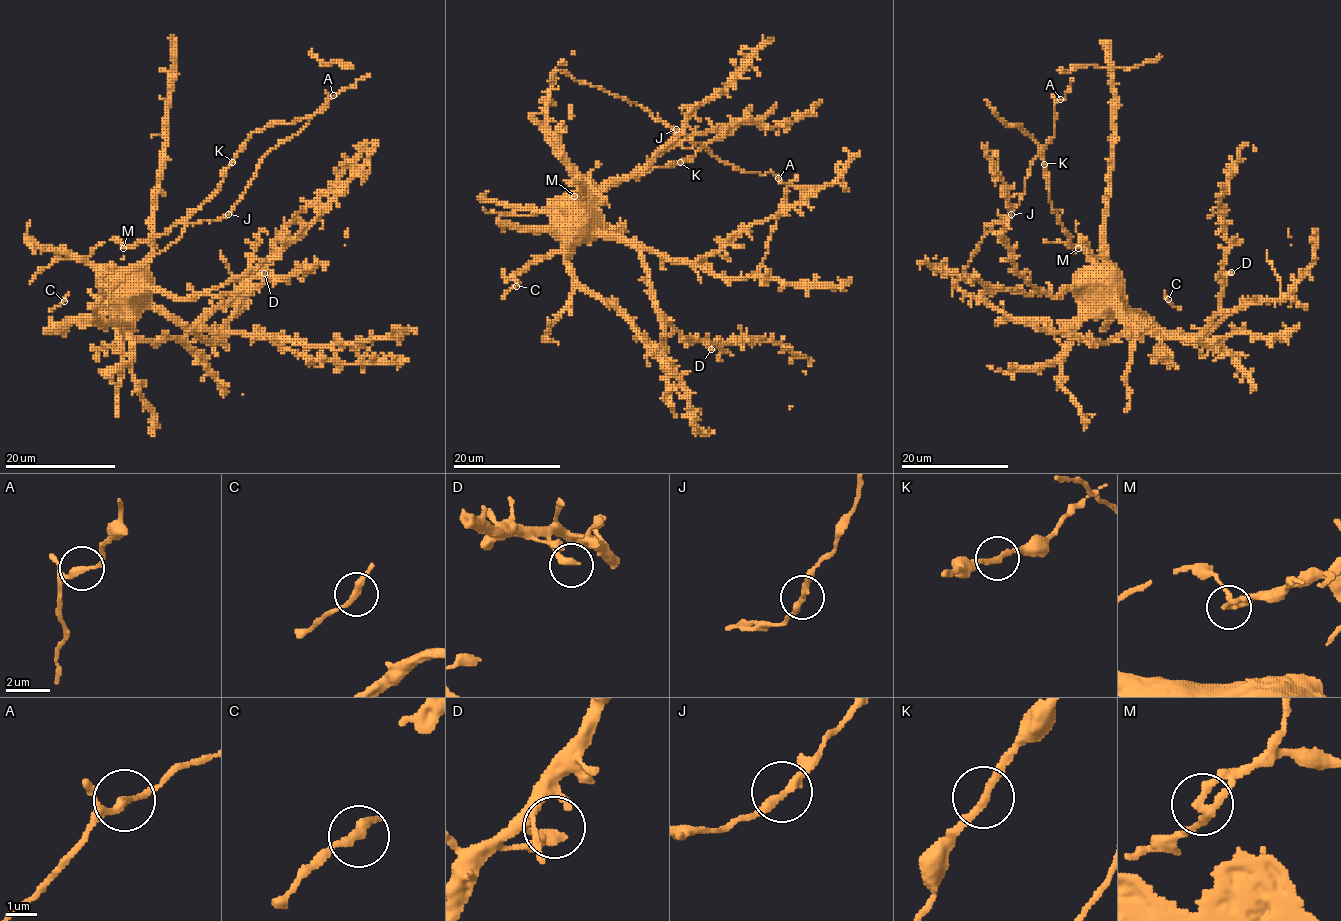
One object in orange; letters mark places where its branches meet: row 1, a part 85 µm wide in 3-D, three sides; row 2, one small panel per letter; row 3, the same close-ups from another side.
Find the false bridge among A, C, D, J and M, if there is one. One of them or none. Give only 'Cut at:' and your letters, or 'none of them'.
Cut at: M

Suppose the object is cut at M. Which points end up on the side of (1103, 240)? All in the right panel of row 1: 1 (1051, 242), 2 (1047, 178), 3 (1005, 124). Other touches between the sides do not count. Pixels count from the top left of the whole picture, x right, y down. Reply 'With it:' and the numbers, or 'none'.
With it: 1

